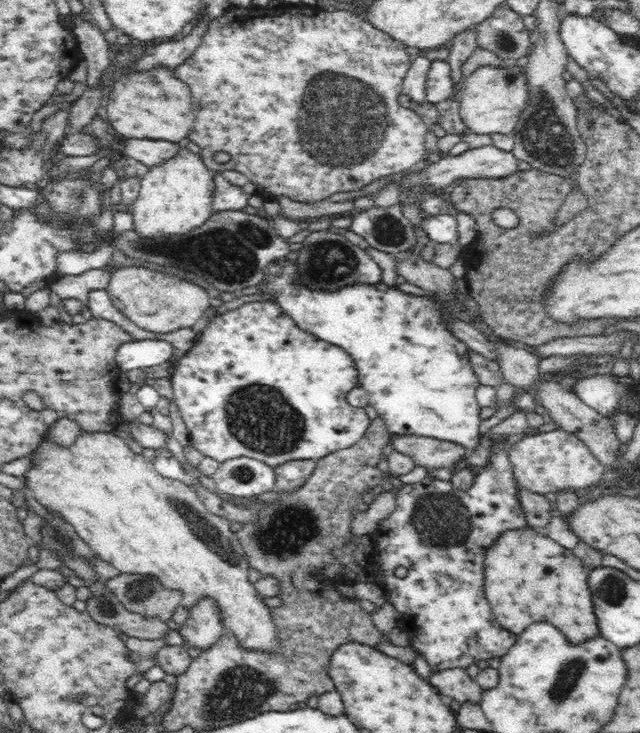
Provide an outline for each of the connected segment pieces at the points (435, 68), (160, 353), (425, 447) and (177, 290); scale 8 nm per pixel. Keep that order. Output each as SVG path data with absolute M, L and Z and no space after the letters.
M436 60L436 62L432 62L429 70L427 80L424 83L426 86L425 98L427 102L438 106L454 96L451 68L446 64L446 61Z
M134 340L118 347L115 361L125 373L134 368L150 368L172 360L172 347L162 340Z
M392 434L391 440L396 452L408 454L412 460L416 461L416 465L426 466L430 470L439 466L450 468L456 459L466 452L464 445L456 444L456 442L441 441L420 435Z
M129 266L112 270L108 284L112 290L110 299L118 310L122 310L130 320L150 332L172 332L186 329L201 320L210 307L210 296L200 285L187 281L179 275L151 270L147 267Z

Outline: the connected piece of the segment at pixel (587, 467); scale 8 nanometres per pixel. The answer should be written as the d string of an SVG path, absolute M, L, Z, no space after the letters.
M560 428L522 437L507 450L507 459L511 462L516 482L538 495L558 492L563 488L576 491L591 484L598 484L606 470L605 465L576 435Z

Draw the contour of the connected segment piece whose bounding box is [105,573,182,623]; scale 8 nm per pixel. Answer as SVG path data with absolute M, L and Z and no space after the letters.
M121 573L105 584L126 610L165 623L182 602L180 592L164 589L151 576Z

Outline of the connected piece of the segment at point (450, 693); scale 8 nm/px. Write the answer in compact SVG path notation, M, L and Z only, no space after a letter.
M449 669L438 674L432 674L429 683L436 686L438 692L449 700L456 700L460 705L473 704L479 706L483 690L462 669Z

